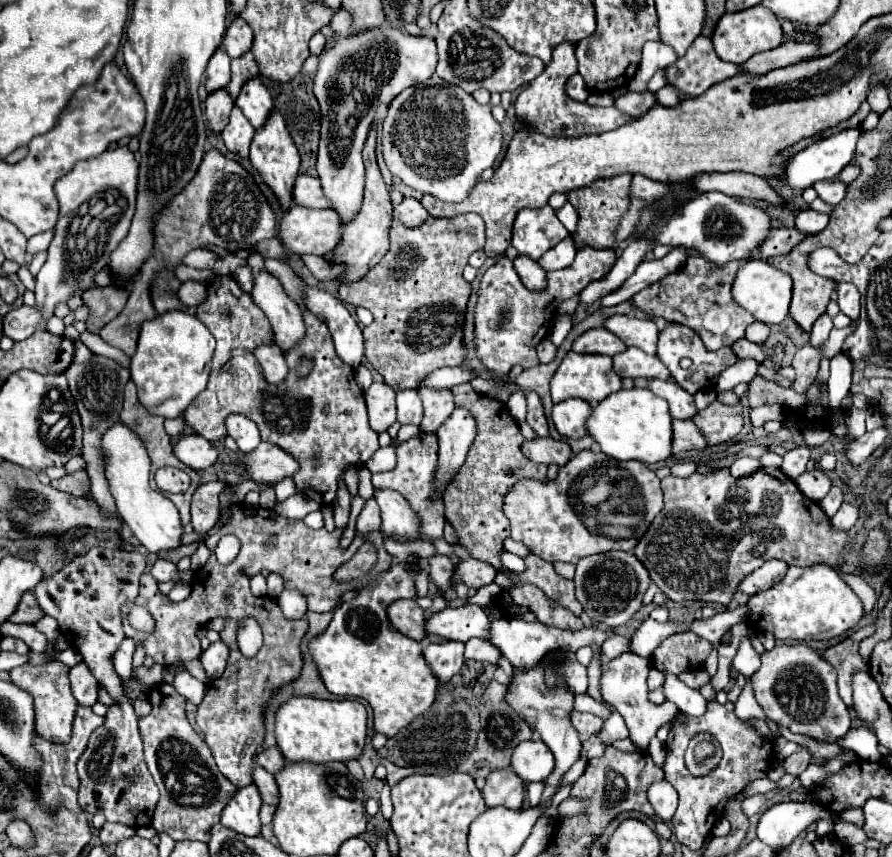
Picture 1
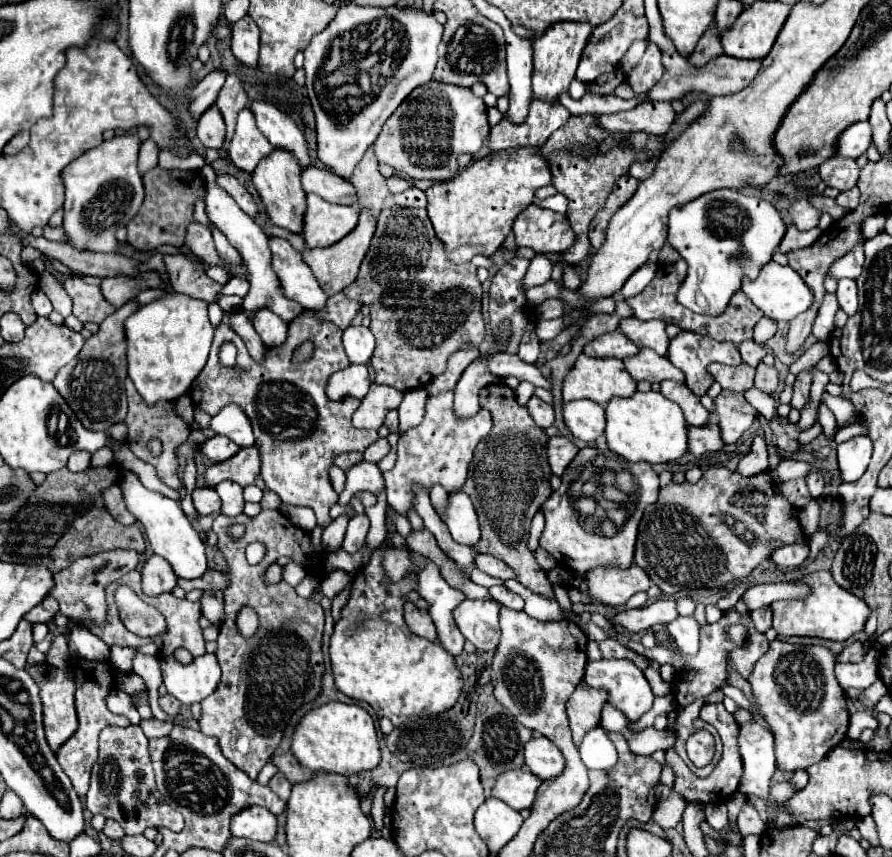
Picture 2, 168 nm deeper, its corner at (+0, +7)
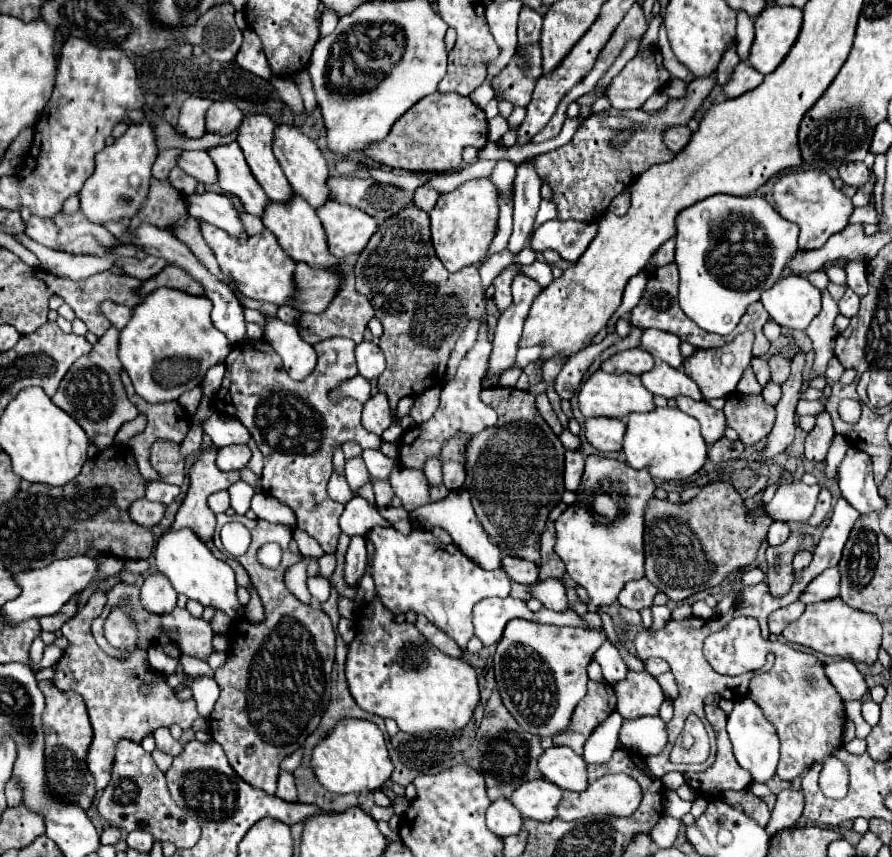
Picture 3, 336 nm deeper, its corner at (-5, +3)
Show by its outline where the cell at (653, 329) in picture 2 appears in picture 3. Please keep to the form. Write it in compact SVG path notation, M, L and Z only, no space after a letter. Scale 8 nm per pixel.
M655 329L643 331L643 337L641 337L641 347L647 353L651 353L657 361L663 361L675 369L679 369L683 365L679 345L681 345L681 339L677 335L655 331Z

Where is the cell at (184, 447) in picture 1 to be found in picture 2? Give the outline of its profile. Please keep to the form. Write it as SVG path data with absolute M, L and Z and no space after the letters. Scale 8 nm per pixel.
M216 435L216 437L212 437L212 439L208 439L206 443L200 443L200 453L202 455L206 455L210 461L214 461L214 463L220 463L220 461L226 461L226 459L230 459L236 451L238 451L238 445L236 443L232 443L230 439L226 439L226 437L220 437L220 435Z

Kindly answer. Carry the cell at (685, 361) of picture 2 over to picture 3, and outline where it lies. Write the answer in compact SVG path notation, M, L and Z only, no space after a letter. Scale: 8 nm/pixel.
M745 331L745 333L737 335L731 343L725 343L719 349L699 349L699 351L695 351L695 355L685 359L683 371L699 385L705 401L715 399L715 397L727 397L727 395L735 393L737 383L739 383L745 367L753 359L751 347L753 347L753 331Z

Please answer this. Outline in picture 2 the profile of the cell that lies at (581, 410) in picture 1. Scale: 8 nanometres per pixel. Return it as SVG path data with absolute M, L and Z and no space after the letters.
M590 399L564 403L564 421L572 435L586 443L598 439L606 427L604 407L598 403L590 403Z

